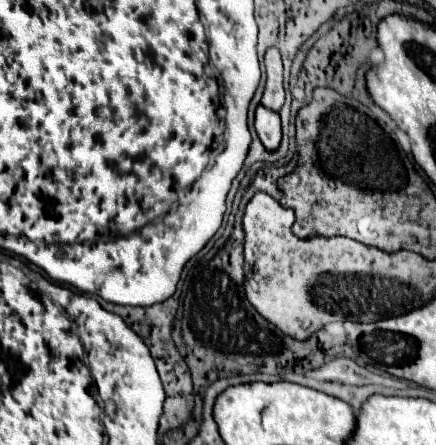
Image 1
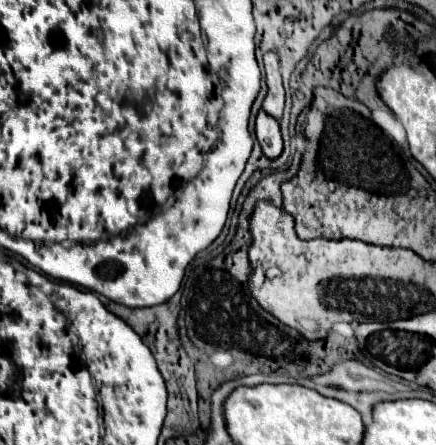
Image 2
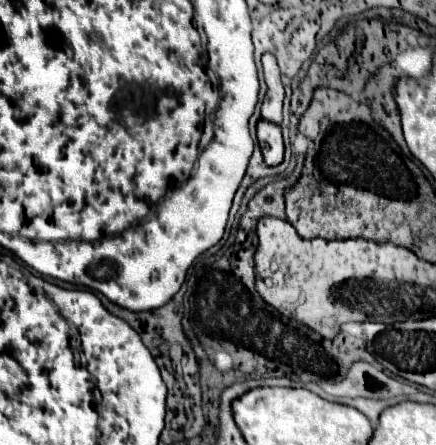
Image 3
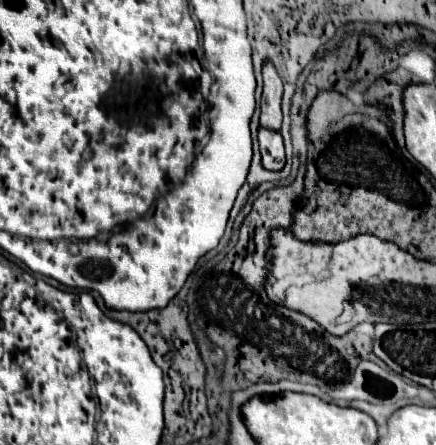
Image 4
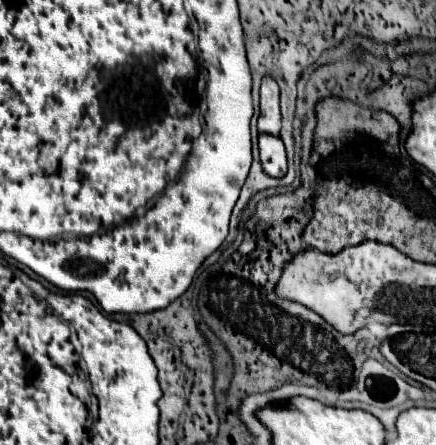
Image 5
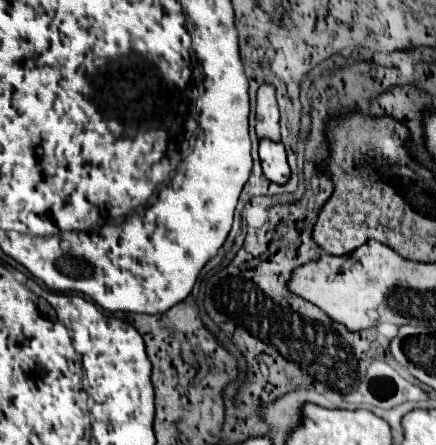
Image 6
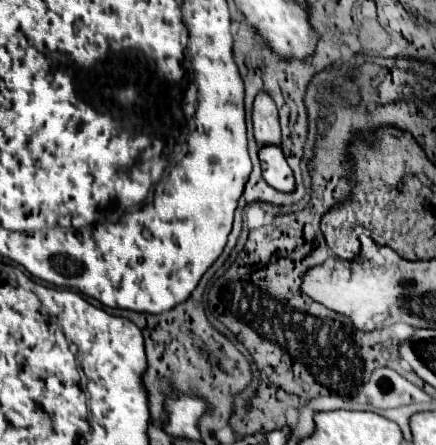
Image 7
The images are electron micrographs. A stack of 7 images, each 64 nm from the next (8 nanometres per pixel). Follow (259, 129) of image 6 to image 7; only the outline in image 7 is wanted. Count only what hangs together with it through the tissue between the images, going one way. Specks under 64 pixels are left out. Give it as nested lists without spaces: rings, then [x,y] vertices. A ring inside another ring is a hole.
[[[260,92],[254,100],[254,138],[258,146],[280,144],[280,124],[278,124],[278,108],[268,92]]]

